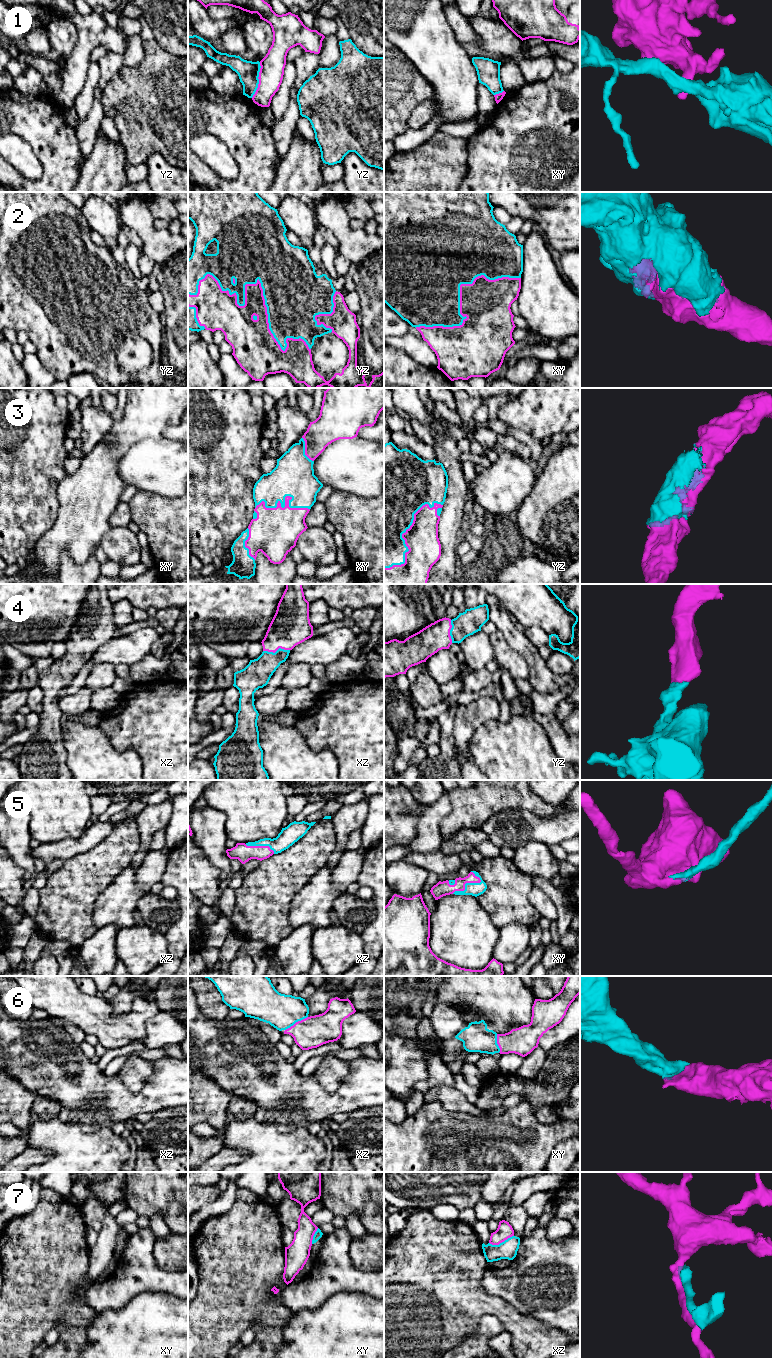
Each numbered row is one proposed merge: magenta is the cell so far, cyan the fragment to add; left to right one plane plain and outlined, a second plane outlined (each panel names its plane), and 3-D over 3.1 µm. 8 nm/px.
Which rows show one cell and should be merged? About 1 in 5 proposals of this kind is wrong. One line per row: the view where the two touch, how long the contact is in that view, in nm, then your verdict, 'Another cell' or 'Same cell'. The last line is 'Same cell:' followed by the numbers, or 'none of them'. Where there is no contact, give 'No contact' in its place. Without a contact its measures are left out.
1: Touches magenta in yz. Shared border 300 nm. Another cell
2: Touches magenta in yz. Shared border 1100 nm. Same cell
3: Touches magenta in yz. Shared border 700 nm. Same cell
4: Touches magenta in xz. Shared border 220 nm. Same cell
5: Touches magenta in xy. Shared border 260 nm. Same cell
6: Touches magenta in xz. Shared border 220 nm. Same cell
7: Touches magenta in xz. Shared border 220 nm. Another cell
Same cell: 2, 3, 4, 5, 6

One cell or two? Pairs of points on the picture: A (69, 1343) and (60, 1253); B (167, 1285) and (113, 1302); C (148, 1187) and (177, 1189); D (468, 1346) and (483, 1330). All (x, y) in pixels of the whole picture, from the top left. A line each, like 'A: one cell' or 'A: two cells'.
A: two cells
B: one cell
C: one cell
D: one cell

